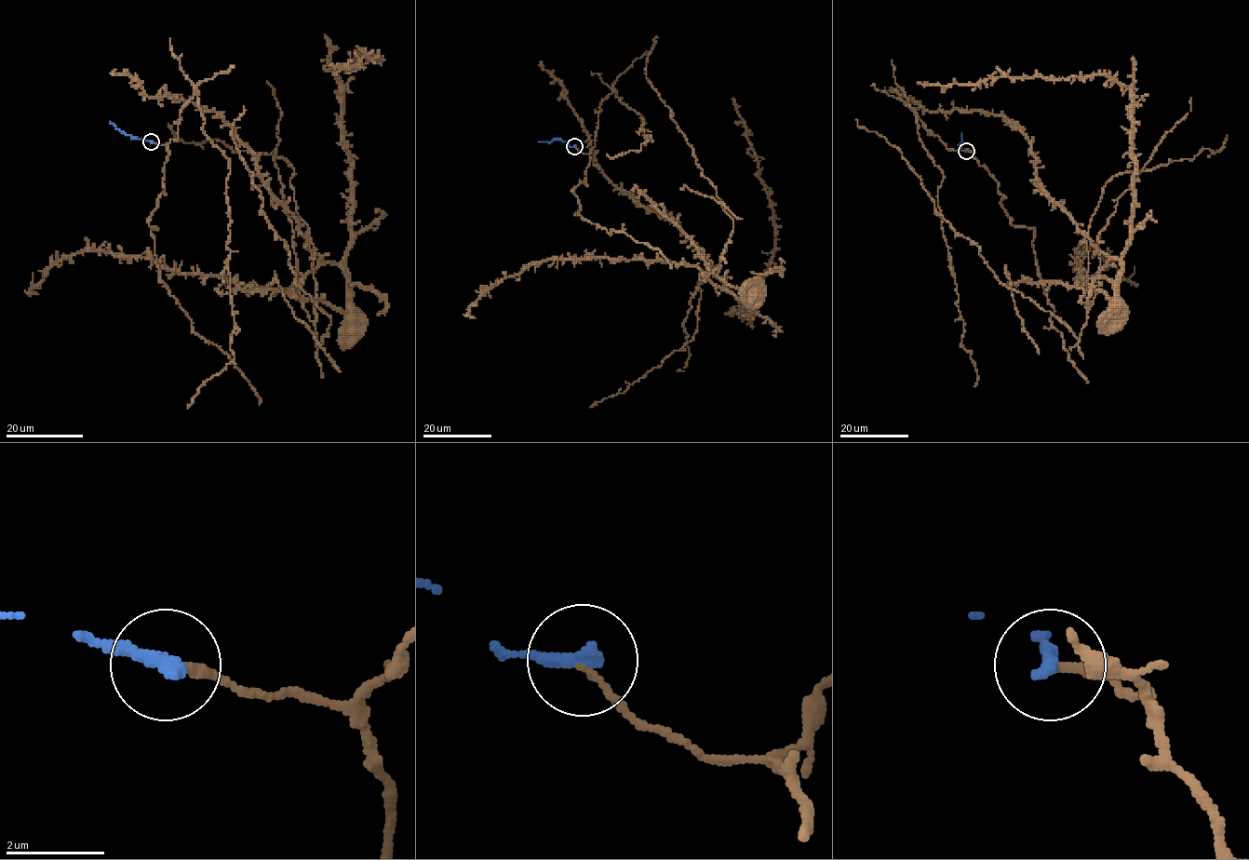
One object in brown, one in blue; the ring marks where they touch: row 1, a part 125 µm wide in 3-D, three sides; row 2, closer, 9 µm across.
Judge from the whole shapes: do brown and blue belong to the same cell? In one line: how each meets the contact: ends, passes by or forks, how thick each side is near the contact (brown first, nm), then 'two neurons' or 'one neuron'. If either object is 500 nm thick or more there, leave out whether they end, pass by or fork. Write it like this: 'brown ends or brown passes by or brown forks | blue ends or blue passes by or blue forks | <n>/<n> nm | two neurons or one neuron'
brown ends | blue ends | 150/360 nm | one neuron

